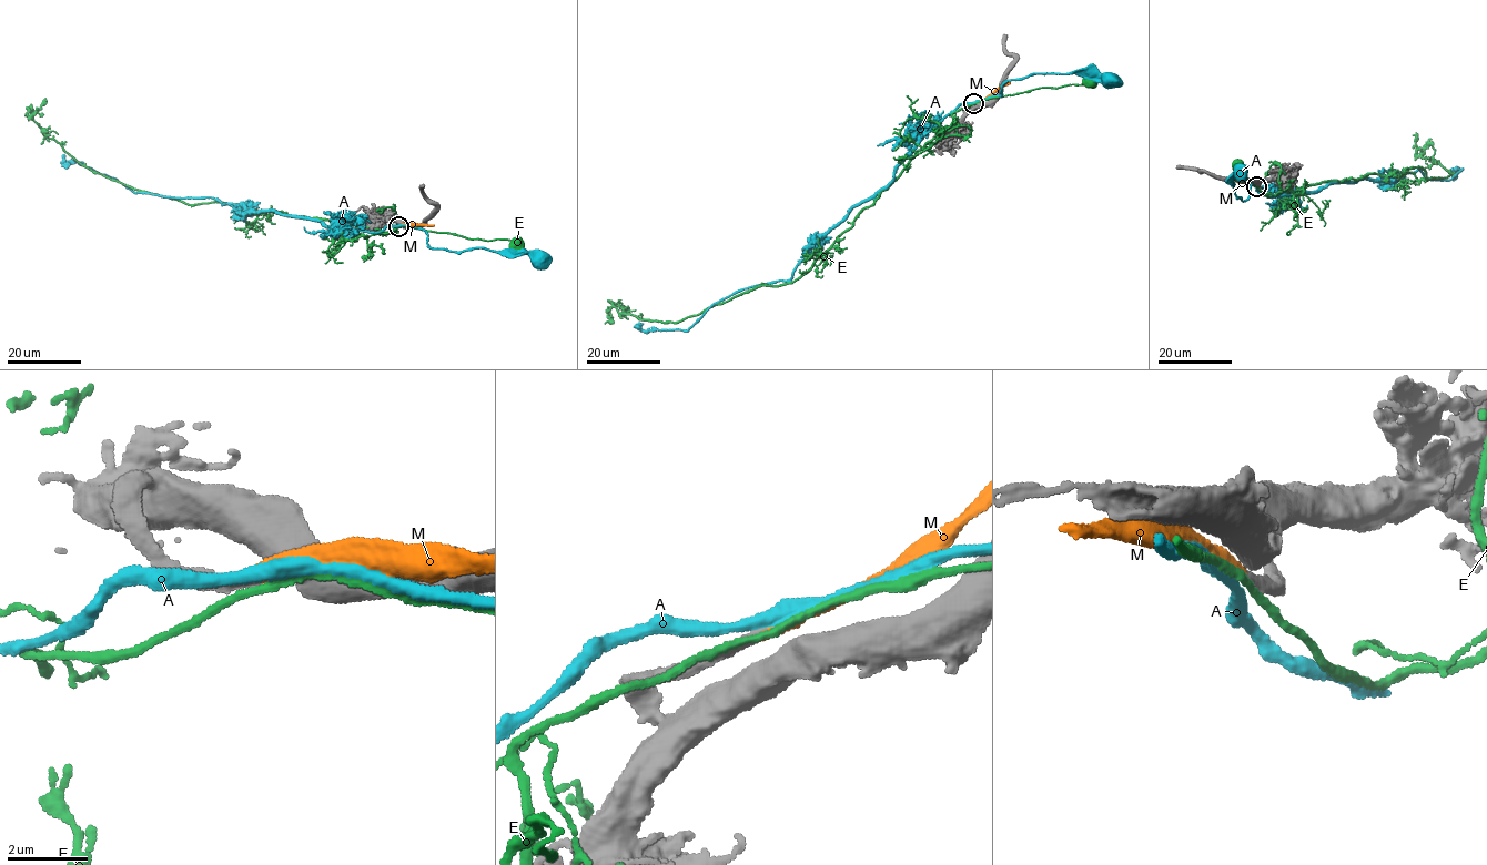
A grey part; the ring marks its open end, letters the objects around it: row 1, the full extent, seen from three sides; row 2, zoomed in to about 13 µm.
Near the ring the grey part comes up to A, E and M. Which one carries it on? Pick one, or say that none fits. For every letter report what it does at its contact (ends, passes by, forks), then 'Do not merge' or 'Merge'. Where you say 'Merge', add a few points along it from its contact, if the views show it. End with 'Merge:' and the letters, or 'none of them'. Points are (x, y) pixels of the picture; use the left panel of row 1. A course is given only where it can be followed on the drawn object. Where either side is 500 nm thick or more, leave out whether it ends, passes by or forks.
A: It passes by. Do not merge
E: It passes by. Do not merge
M: It ends there. Merge. Its course: (400, 226), (434, 225)
Merge: M

